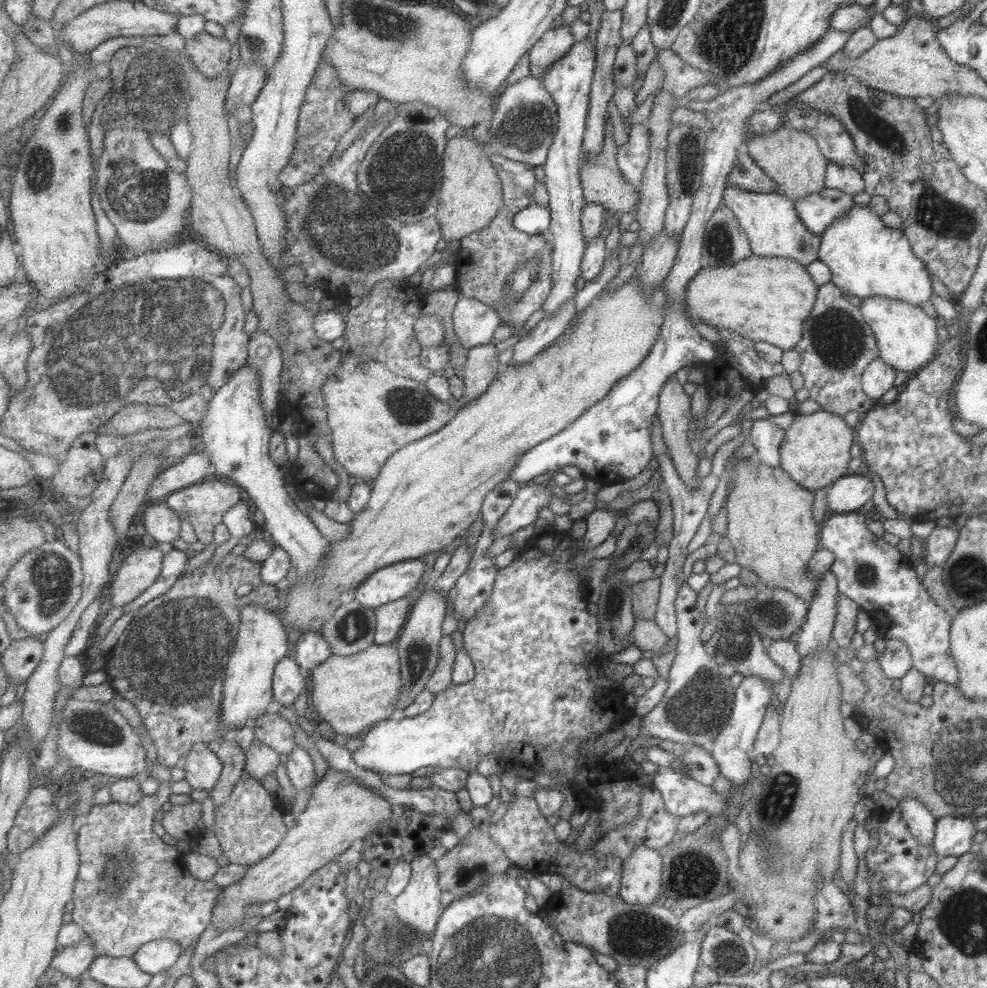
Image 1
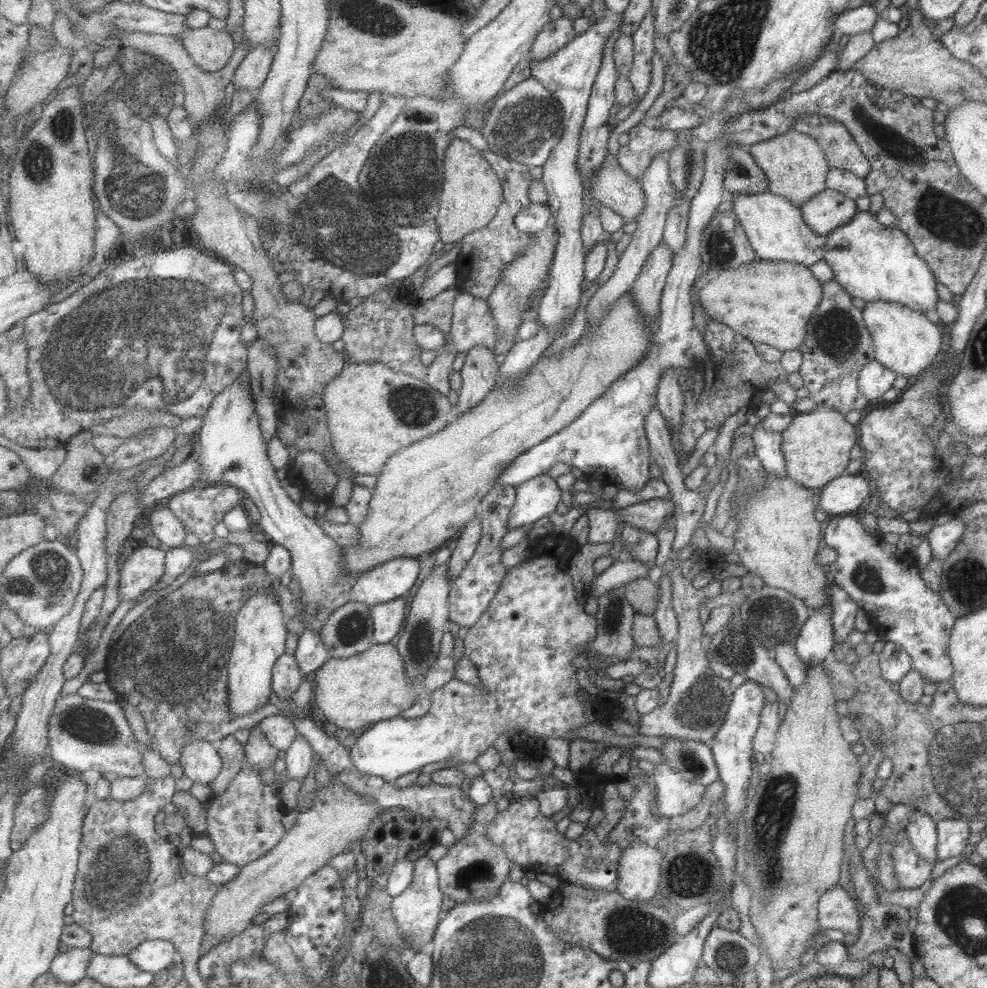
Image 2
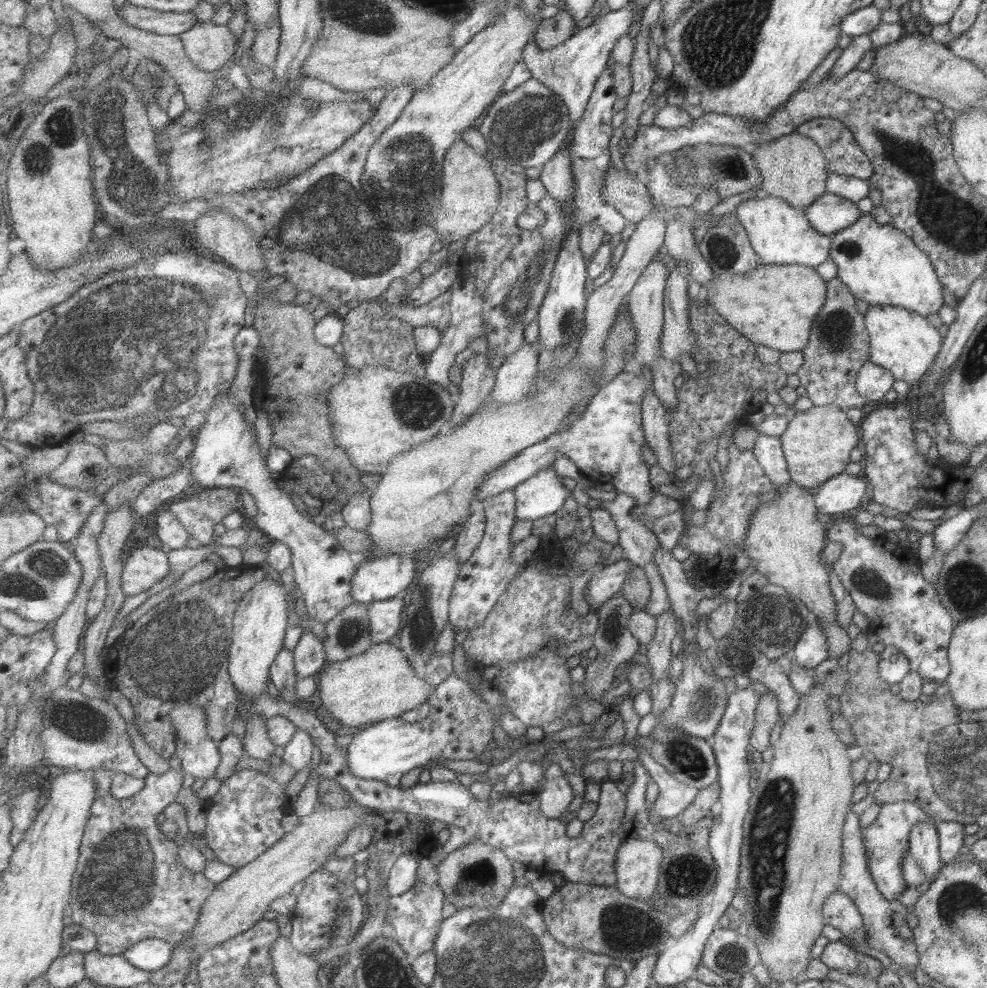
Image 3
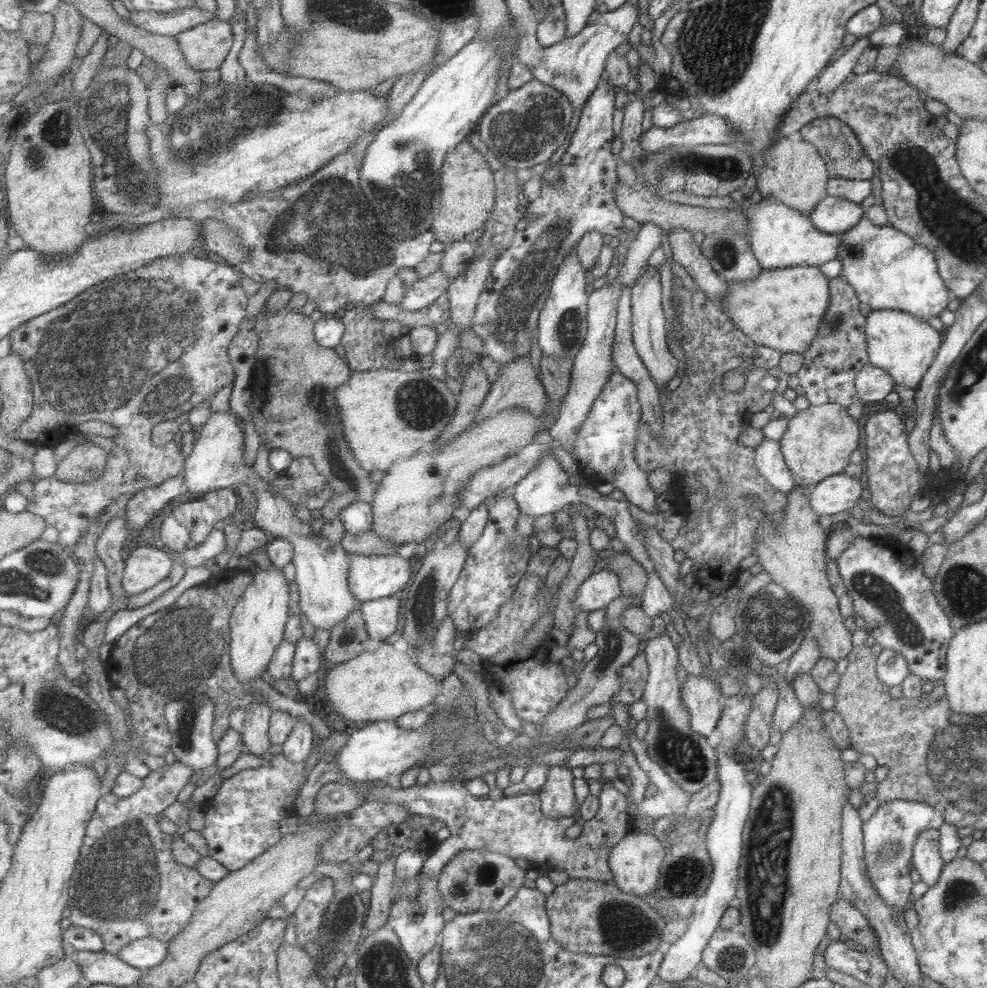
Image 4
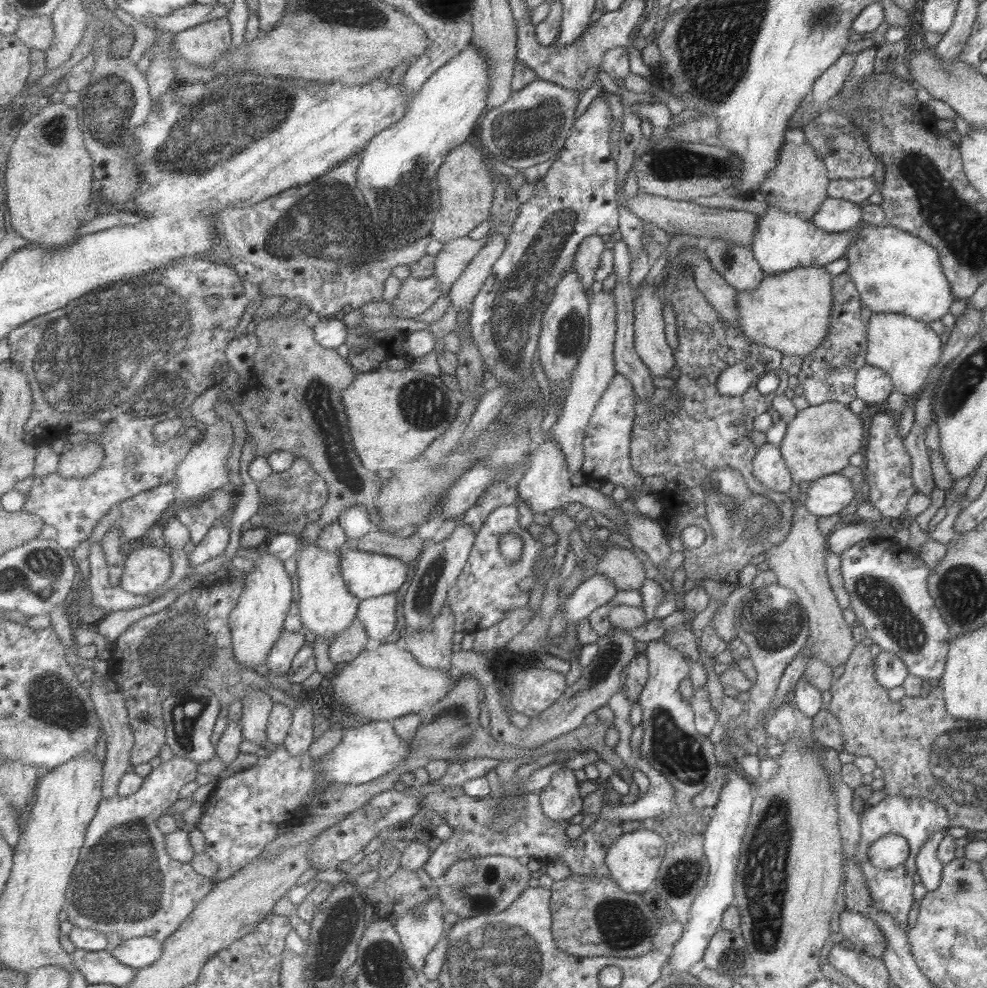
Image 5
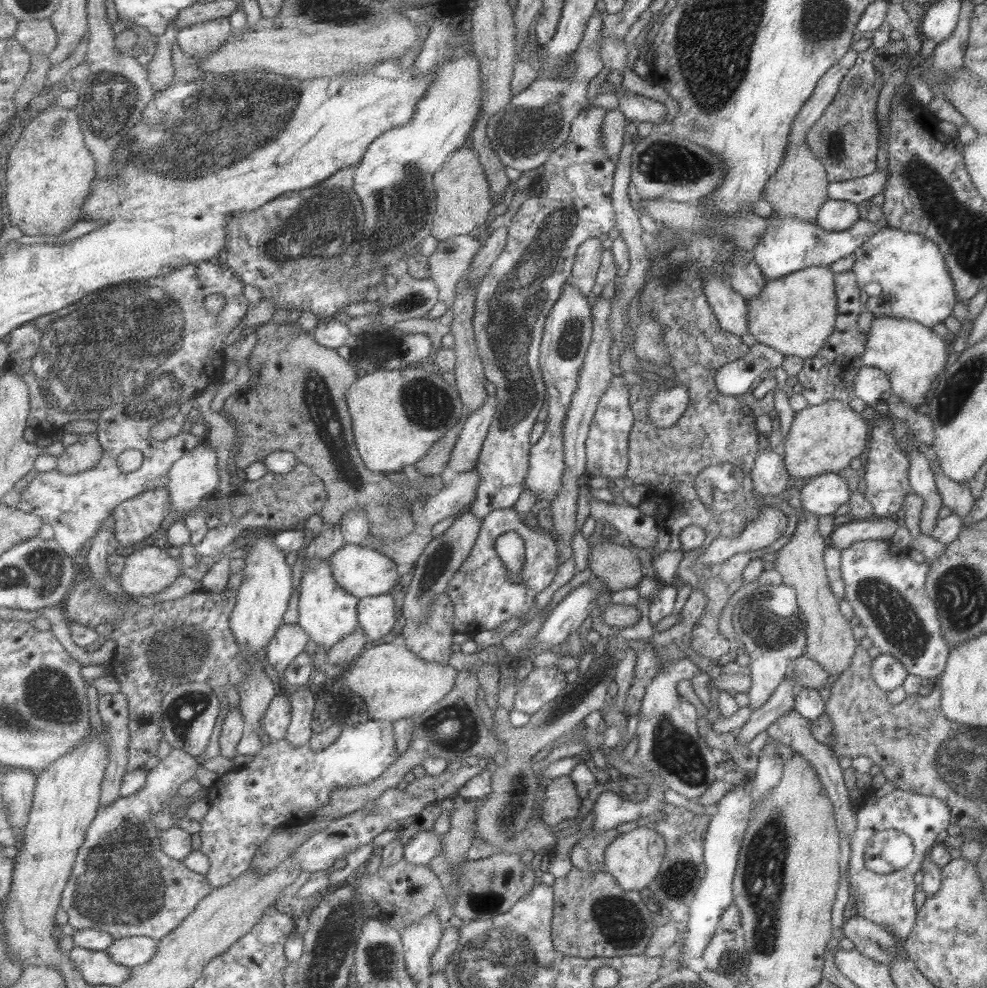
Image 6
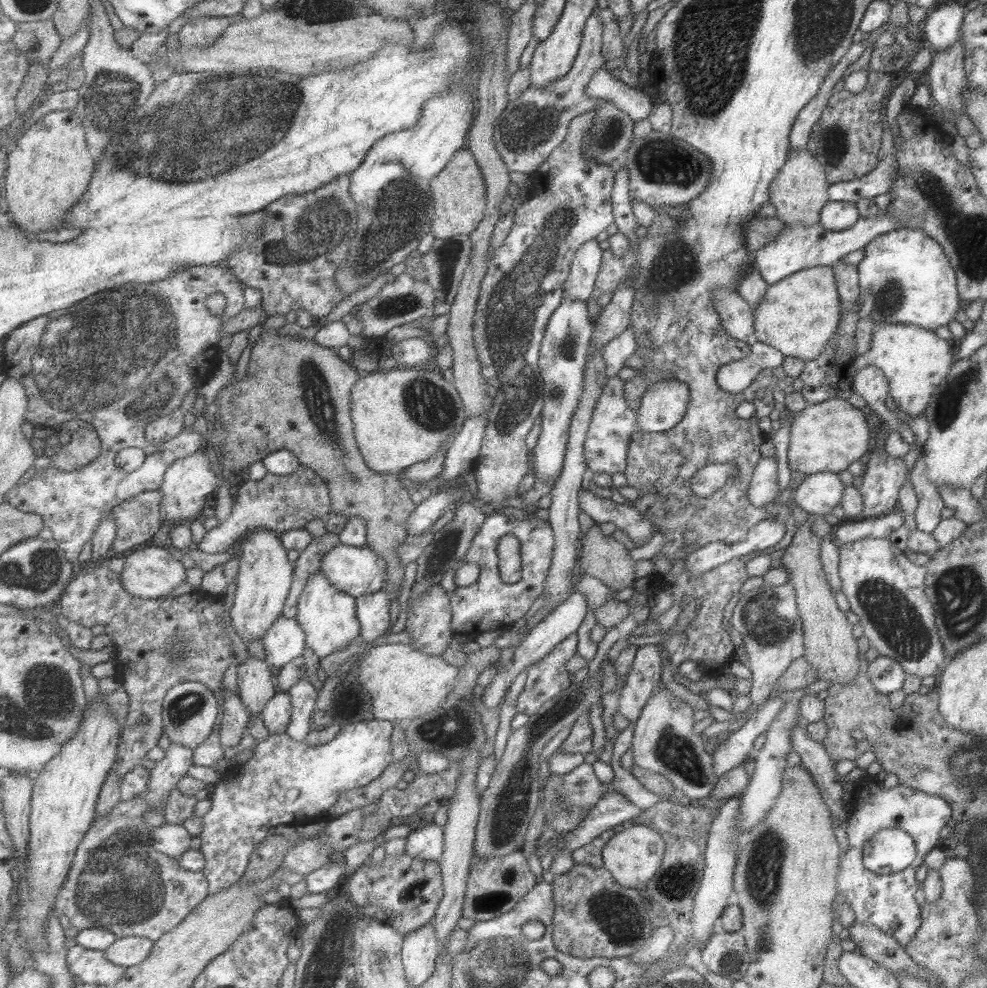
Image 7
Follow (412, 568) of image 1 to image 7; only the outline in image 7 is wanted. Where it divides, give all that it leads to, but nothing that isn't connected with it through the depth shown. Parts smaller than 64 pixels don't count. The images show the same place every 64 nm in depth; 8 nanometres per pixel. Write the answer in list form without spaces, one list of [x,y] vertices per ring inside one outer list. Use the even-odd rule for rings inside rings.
[[[339,544],[331,548],[327,553],[323,563],[321,563],[321,572],[327,576],[327,580],[338,587],[339,590],[353,597],[361,597],[367,594],[374,594],[384,591],[387,588],[389,574],[387,574],[387,562],[383,556],[379,556],[371,546],[348,546]]]

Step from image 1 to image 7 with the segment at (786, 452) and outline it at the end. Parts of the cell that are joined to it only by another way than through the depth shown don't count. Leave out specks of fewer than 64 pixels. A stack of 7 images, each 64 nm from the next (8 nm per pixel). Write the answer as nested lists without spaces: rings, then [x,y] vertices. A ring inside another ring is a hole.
[[[830,398],[817,404],[808,404],[794,414],[786,450],[790,472],[801,472],[804,476],[823,471],[837,473],[845,470],[851,462],[865,457],[869,448],[869,427],[864,412],[847,400]]]

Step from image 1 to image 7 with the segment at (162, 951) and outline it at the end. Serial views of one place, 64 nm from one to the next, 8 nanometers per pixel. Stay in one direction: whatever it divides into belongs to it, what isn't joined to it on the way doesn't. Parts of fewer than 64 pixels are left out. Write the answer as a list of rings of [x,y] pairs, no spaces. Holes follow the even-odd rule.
[[[142,936],[118,938],[107,950],[107,958],[119,966],[137,966],[150,957],[156,941]]]

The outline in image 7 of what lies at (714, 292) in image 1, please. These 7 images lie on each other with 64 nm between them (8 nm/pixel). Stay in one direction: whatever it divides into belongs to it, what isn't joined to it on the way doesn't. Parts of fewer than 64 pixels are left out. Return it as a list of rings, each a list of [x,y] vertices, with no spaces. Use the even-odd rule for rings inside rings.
[[[812,266],[768,285],[752,313],[752,339],[775,348],[783,357],[804,361],[817,358],[829,337],[838,329],[841,316],[832,267]]]

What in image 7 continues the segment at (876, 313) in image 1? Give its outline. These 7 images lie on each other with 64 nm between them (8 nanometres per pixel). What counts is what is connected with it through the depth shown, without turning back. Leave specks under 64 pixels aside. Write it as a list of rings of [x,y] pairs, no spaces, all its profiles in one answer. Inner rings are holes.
[[[874,323],[869,350],[851,360],[854,374],[866,366],[877,367],[888,380],[889,396],[898,412],[921,415],[929,402],[933,389],[942,381],[955,358],[953,342],[942,340],[917,325],[905,323]]]

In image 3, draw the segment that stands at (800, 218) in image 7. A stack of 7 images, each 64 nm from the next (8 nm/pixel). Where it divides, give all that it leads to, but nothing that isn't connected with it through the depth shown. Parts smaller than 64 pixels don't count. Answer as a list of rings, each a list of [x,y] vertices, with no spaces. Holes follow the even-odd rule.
[[[798,133],[781,136],[769,144],[752,147],[750,154],[762,176],[760,194],[781,199],[791,208],[806,209],[826,191],[828,168],[826,158],[821,154],[815,142]]]

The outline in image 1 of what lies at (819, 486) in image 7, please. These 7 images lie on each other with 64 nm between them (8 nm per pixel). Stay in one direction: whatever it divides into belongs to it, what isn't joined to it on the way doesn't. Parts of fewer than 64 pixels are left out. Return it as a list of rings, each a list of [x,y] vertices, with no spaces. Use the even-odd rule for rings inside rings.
[[[845,474],[827,490],[827,508],[833,513],[850,513],[861,509],[873,494],[873,483],[866,476]]]

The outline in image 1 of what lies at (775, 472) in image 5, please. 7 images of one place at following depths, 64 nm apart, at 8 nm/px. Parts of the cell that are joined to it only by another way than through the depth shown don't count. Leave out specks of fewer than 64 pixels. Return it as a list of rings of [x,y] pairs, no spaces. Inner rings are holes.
[[[769,419],[753,421],[749,442],[756,448],[756,459],[767,466],[779,467],[779,445],[783,437],[784,429],[776,427]]]

